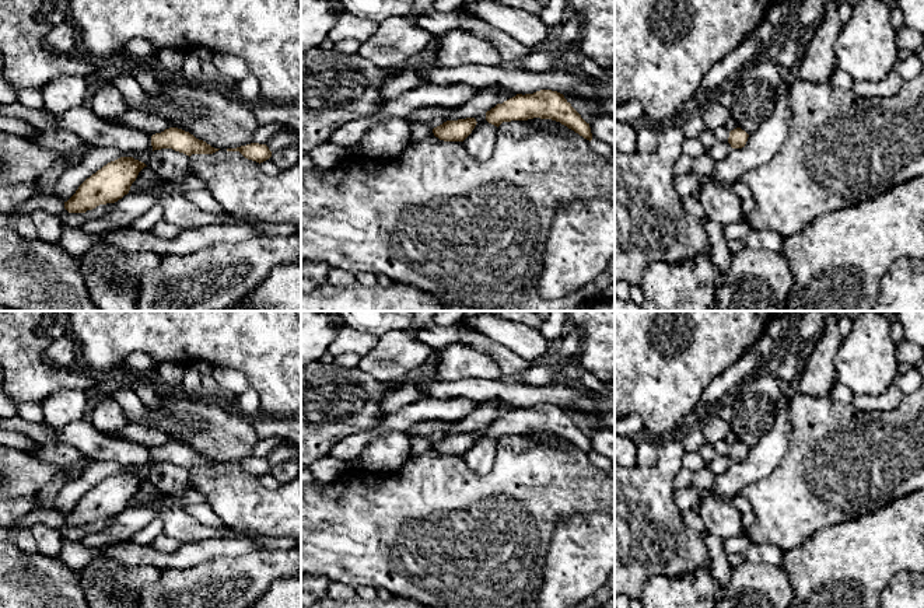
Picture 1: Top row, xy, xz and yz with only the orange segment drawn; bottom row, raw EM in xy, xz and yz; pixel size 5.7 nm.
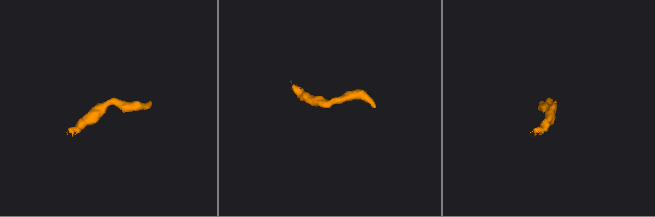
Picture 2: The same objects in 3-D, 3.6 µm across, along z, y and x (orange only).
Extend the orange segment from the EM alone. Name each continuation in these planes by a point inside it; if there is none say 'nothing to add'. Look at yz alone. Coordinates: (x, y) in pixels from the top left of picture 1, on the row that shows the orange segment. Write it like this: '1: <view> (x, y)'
nothing to add

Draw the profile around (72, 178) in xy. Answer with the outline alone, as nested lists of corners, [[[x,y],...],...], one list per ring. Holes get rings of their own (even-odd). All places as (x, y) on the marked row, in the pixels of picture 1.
[[[94,147],[91,151],[88,151],[85,158],[80,164],[67,168],[62,174],[49,195],[56,195],[67,202],[87,178],[90,178],[108,163],[115,161],[120,157],[133,157],[134,160],[147,164],[150,156],[150,151],[120,151],[115,147]]]

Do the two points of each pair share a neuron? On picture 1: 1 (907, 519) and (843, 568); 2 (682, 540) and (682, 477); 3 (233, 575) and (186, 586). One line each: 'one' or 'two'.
1: one
2: two
3: one

